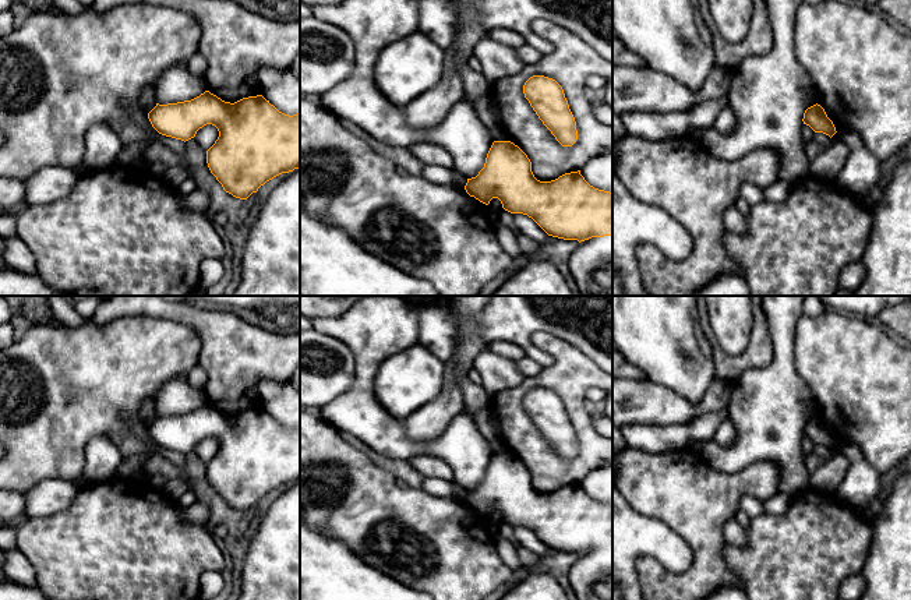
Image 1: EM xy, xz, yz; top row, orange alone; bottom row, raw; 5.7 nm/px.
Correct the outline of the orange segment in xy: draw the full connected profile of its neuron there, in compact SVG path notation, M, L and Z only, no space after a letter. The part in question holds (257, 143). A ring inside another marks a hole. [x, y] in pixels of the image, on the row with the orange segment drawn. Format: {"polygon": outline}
{"polygon": "M205 91L191 100L156 103L148 119L159 134L184 142L204 126L215 126L219 137L206 151L206 163L223 190L236 198L247 200L266 181L285 174L250 222L241 280L232 296L300 296L300 113L285 114L262 95L230 103Z"}

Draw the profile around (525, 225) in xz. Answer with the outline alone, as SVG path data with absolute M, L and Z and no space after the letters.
M513 213L516 232L522 233L536 243L543 244L548 240L548 234L527 215Z

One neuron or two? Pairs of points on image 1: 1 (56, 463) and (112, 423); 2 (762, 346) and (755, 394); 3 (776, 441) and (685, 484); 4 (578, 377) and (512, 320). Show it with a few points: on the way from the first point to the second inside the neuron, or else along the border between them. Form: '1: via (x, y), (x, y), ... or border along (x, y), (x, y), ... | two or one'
1: via (67, 450), (94, 423), (98, 423) | one
2: border along (770, 338), (773, 359), (733, 385) | two
3: border along (695, 448), (724, 472), (740, 472), (749, 465) | two
4: border along (532, 335), (550, 332), (576, 346), (586, 356) | two

